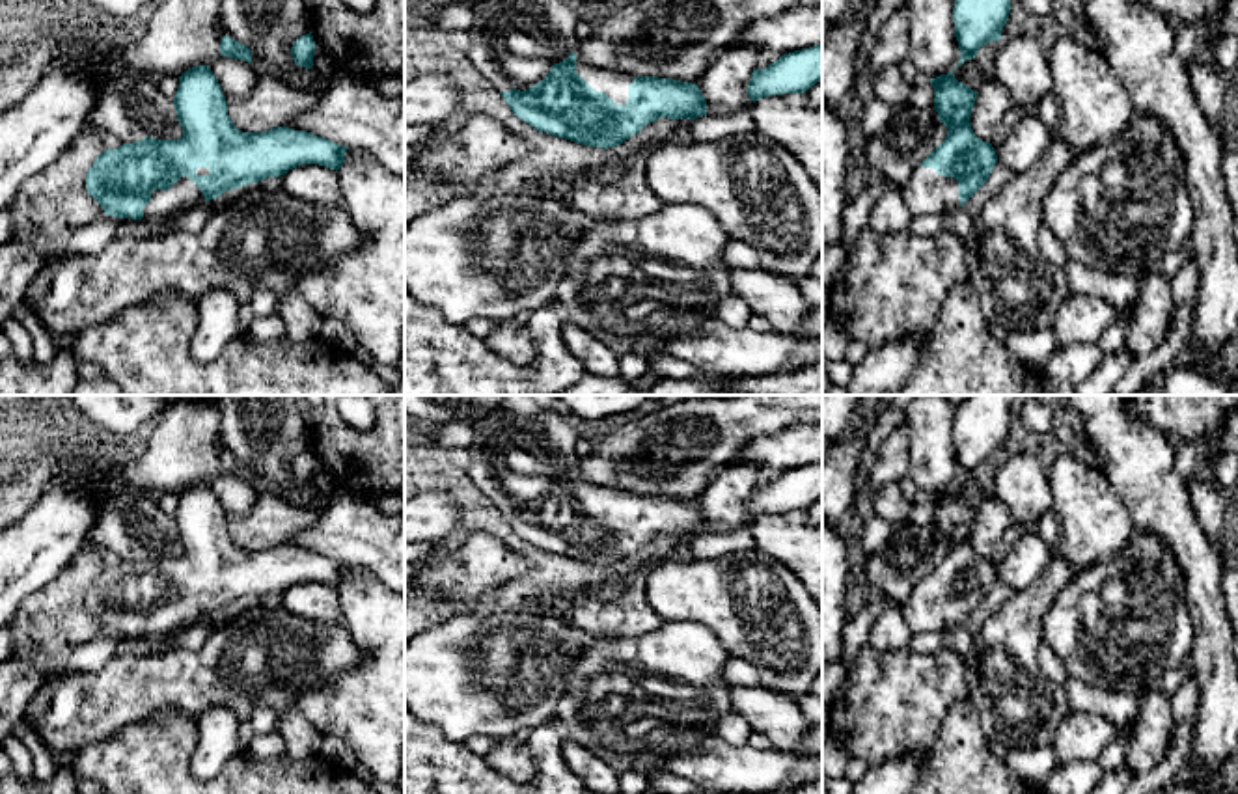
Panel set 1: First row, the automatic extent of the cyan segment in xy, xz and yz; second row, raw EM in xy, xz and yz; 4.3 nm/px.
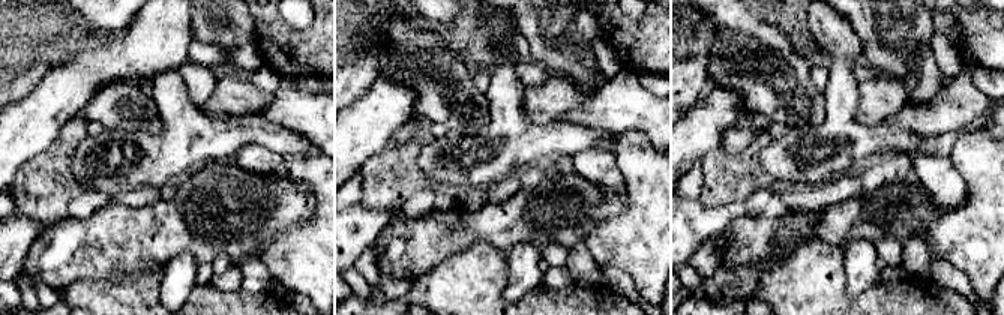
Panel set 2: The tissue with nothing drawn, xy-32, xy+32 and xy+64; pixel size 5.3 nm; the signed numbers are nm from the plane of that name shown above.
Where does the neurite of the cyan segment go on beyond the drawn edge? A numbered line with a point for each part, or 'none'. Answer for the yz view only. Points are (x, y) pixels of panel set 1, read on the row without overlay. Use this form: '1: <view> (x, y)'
1: yz (925, 610)

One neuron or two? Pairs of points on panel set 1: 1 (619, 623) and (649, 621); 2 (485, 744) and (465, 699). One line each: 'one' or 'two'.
1: one
2: two

